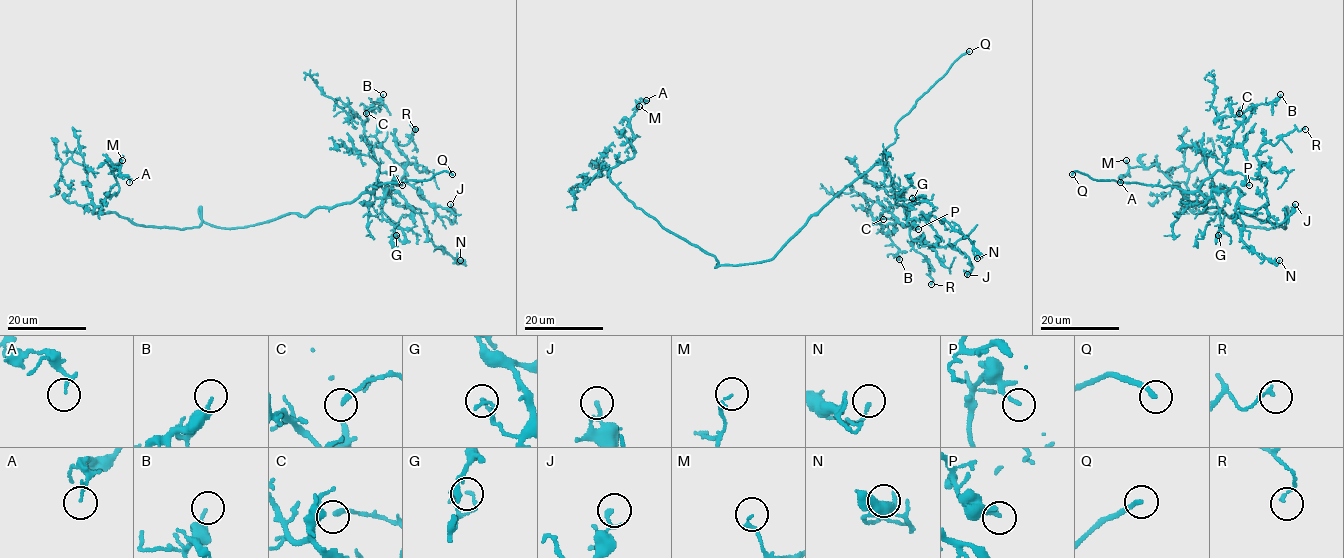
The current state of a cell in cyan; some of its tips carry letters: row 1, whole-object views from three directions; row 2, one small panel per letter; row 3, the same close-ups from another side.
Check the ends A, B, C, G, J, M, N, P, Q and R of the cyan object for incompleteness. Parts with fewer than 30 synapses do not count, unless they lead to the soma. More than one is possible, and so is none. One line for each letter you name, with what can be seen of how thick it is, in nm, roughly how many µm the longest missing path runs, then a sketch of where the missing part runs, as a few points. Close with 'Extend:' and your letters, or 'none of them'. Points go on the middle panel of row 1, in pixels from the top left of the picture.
Q: calibre 220 nm; missing 20 µm; course (969, 51), (976, 47), (1014, 46)
Extend: Q

